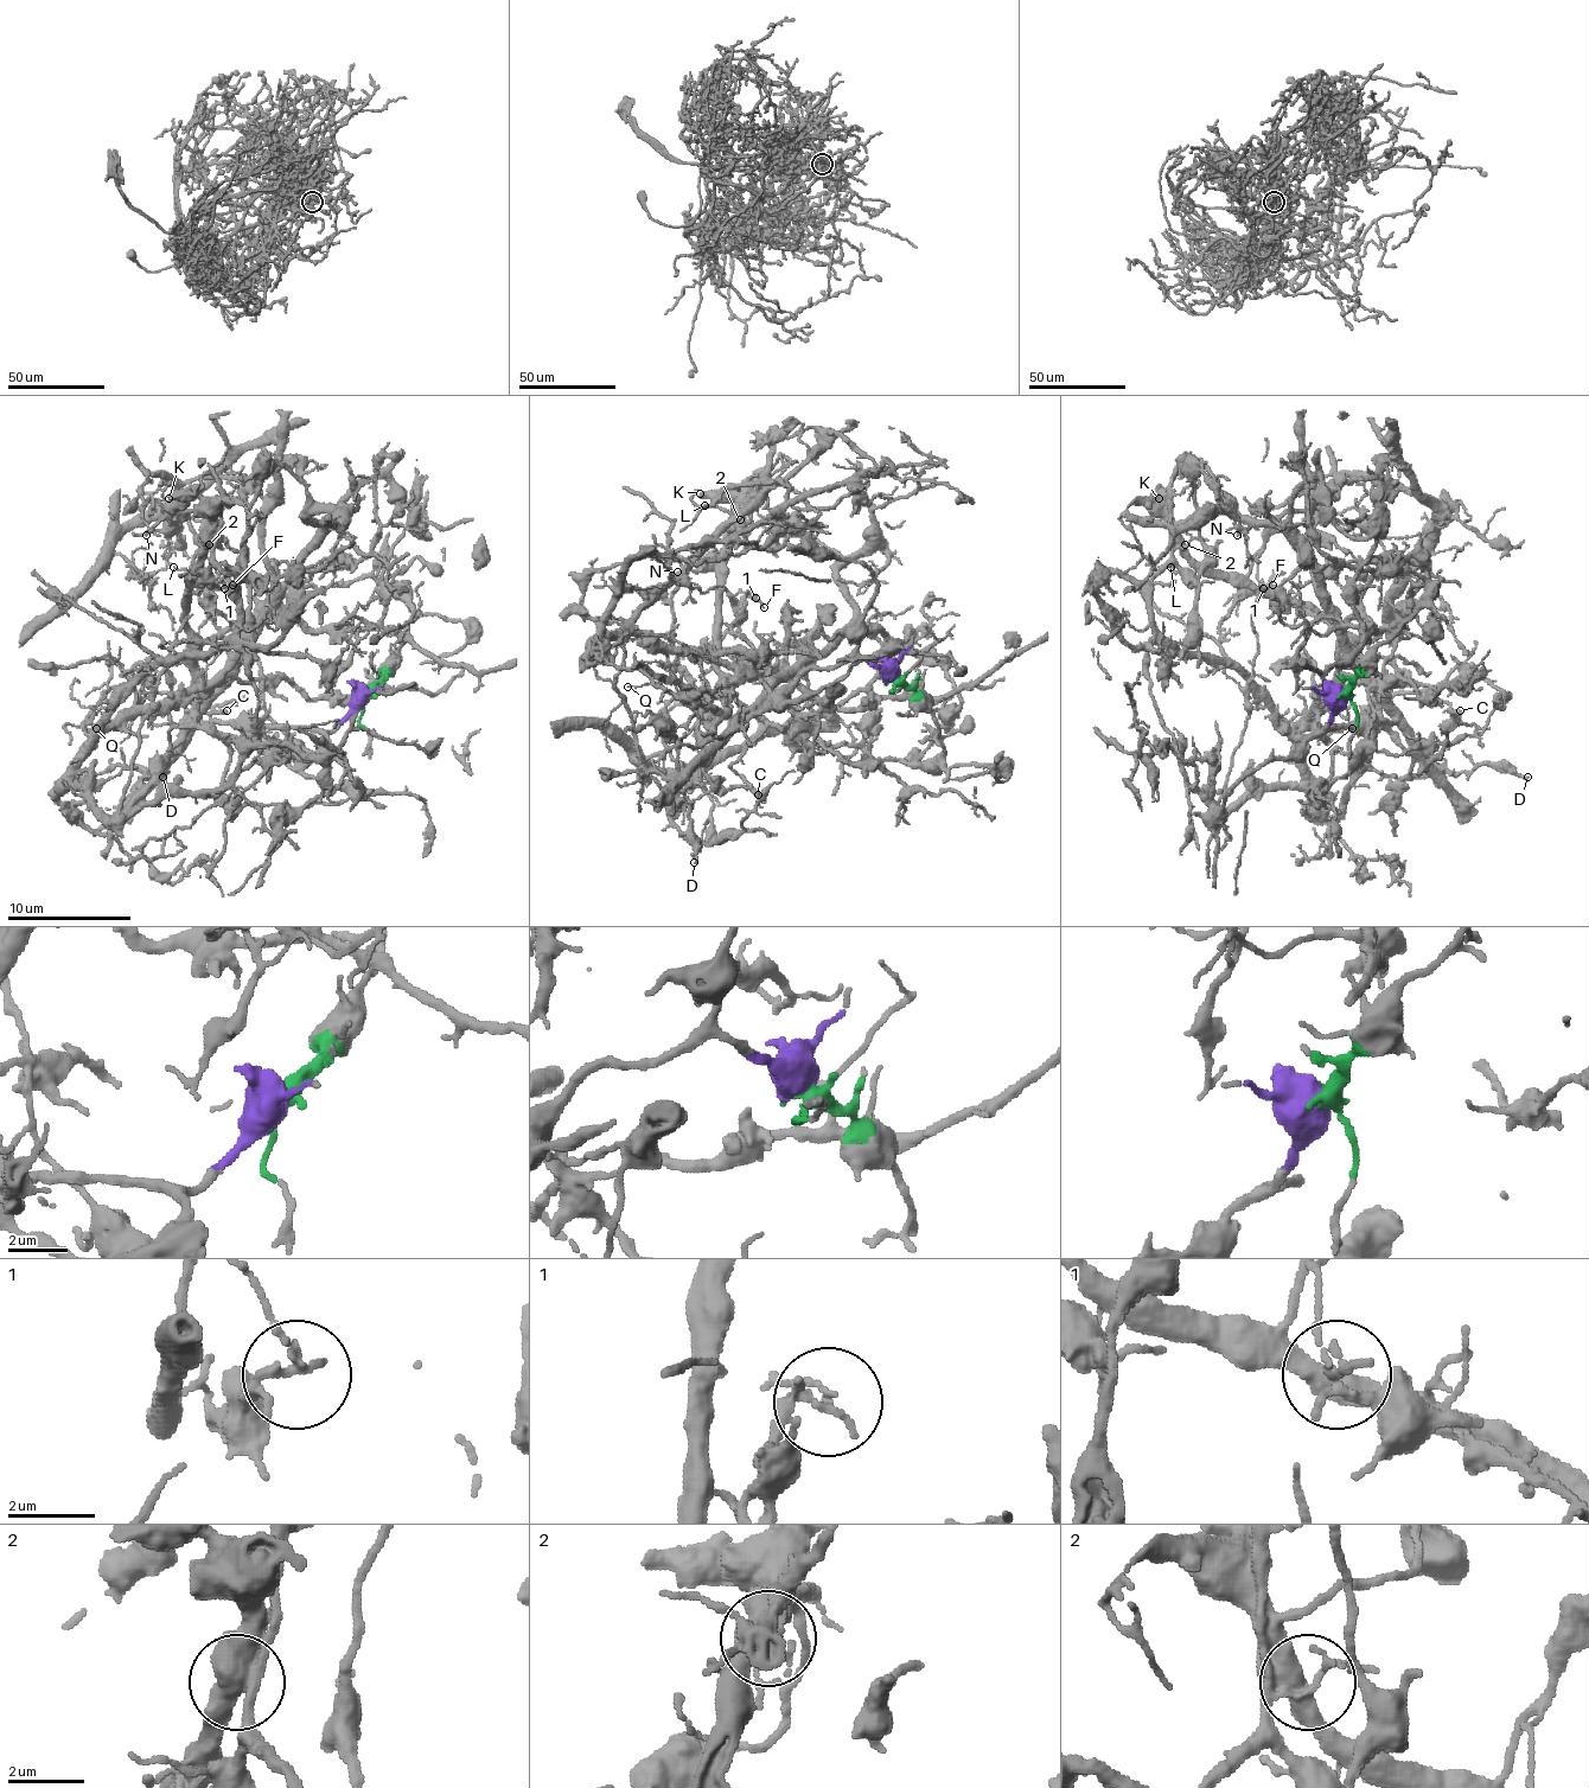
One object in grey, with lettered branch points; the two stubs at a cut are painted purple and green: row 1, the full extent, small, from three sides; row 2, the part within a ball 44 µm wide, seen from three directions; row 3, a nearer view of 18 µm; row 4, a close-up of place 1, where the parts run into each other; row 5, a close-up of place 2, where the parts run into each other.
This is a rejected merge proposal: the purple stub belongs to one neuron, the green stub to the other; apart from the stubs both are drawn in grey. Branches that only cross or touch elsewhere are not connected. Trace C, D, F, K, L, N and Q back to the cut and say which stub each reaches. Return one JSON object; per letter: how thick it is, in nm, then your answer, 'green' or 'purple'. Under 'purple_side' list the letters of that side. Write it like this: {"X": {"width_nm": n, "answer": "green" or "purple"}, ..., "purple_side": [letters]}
{"C": {"width_nm": 280, "answer": "green"}, "D": {"width_nm": 190, "answer": "green"}, "F": {"width_nm": 90, "answer": "purple"}, "K": {"width_nm": 420, "answer": "green"}, "L": {"width_nm": 120, "answer": "purple"}, "N": {"width_nm": 130, "answer": "green"}, "Q": {"width_nm": 80, "answer": "purple"}, "purple_side": ["F", "L", "Q"]}

